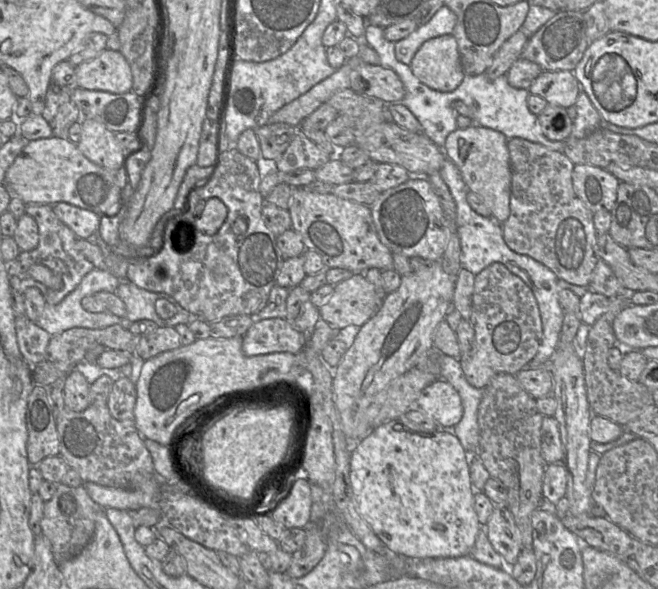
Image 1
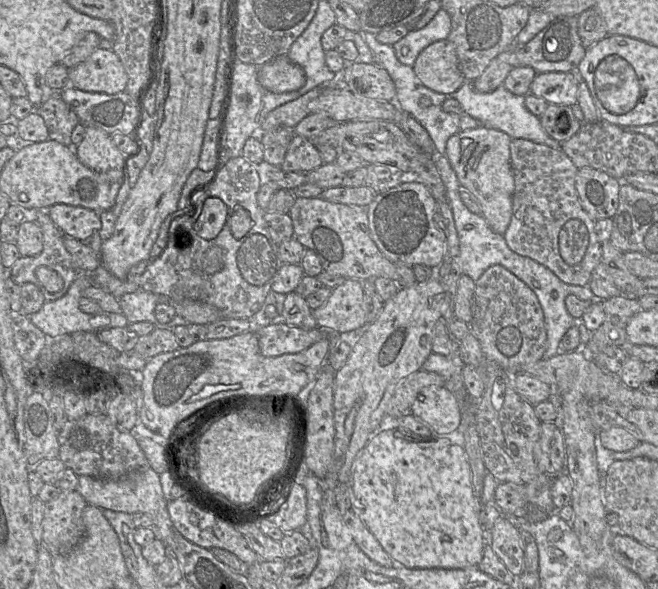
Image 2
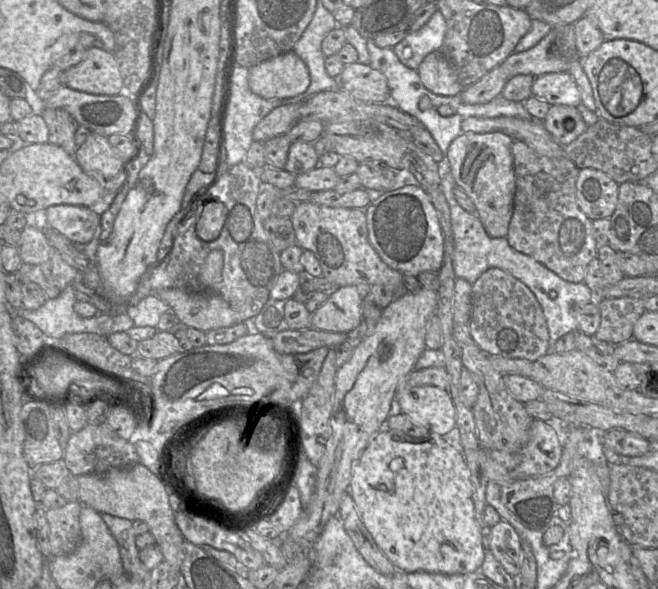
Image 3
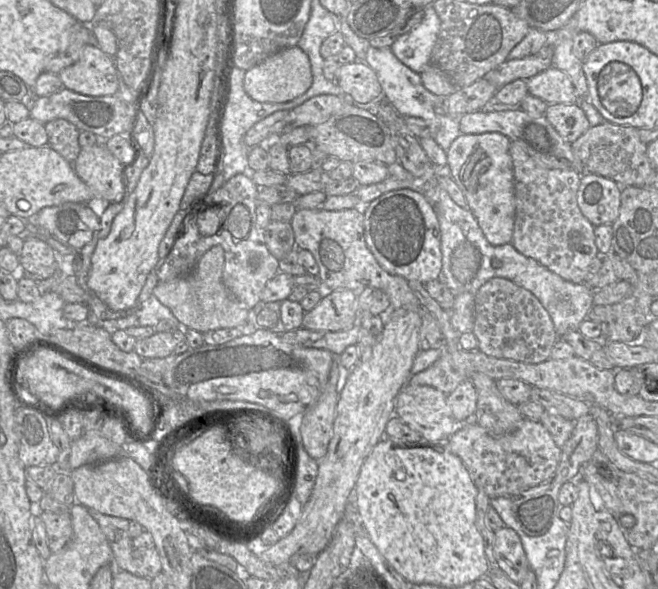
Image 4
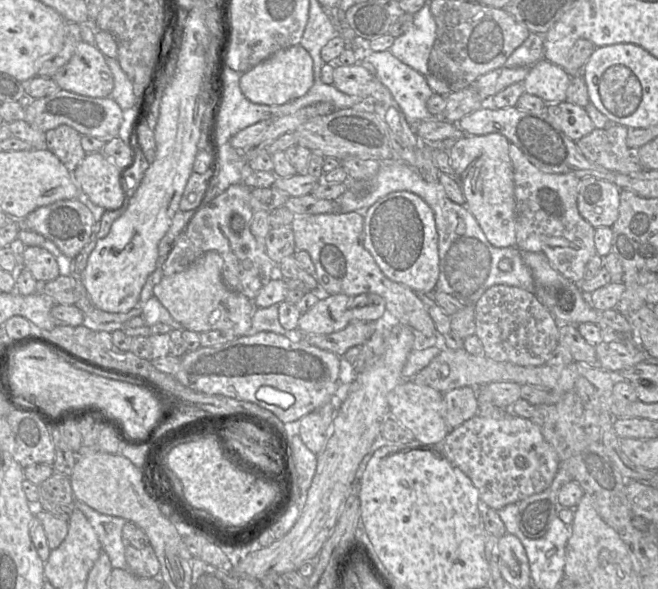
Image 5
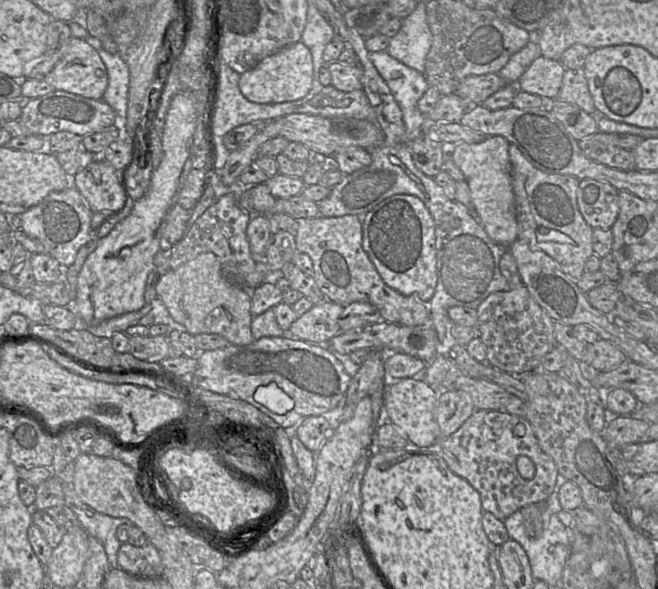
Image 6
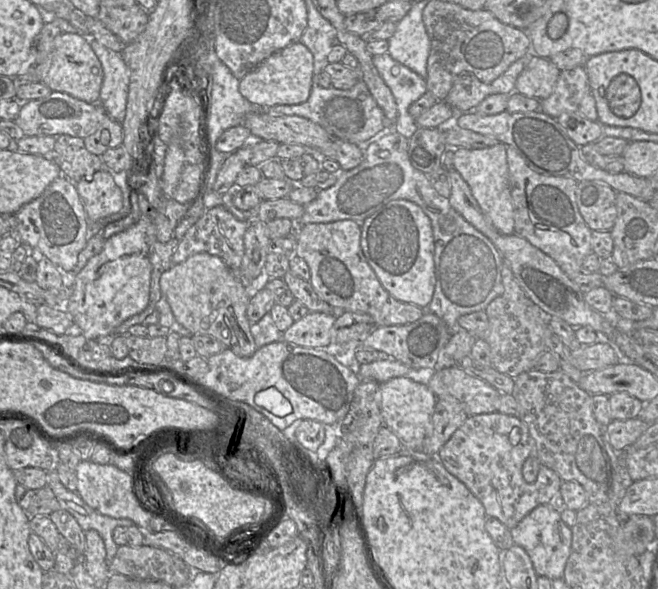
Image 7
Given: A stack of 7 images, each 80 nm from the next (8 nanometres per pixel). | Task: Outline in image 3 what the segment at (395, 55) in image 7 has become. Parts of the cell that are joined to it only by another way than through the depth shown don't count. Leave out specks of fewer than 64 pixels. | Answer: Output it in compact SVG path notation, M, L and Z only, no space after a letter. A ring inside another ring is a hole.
M436 10L424 26L417 31L407 32L392 49L402 64L417 71L428 54L441 51L446 31L445 18L439 10ZM406 46L411 47L413 52L409 59L403 55L403 49Z

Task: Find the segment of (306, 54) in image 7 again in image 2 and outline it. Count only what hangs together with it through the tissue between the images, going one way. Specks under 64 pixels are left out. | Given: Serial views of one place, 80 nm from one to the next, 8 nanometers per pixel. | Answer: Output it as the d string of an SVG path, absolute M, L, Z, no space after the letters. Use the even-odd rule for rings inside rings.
M282 55L259 66L257 80L270 92L285 93L303 87L306 77L299 65L291 62L287 55Z

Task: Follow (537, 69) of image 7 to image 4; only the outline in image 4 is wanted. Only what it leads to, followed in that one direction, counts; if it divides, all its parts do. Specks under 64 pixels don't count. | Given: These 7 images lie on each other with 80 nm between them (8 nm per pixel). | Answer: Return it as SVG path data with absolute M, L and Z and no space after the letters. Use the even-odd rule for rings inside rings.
M551 66L526 81L528 92L548 104L572 104L579 99L568 74L555 66Z

